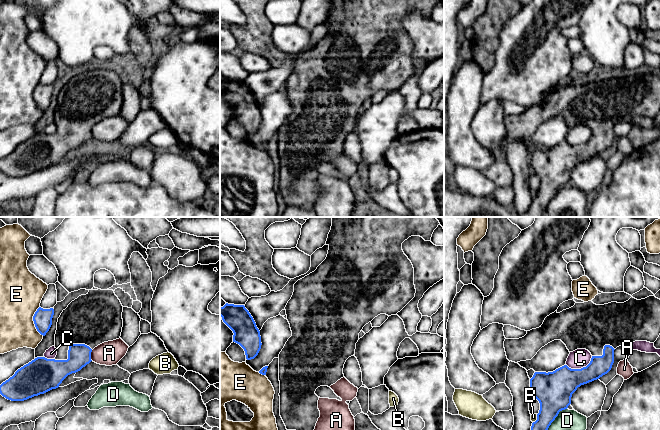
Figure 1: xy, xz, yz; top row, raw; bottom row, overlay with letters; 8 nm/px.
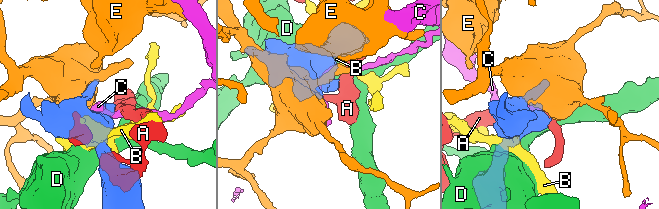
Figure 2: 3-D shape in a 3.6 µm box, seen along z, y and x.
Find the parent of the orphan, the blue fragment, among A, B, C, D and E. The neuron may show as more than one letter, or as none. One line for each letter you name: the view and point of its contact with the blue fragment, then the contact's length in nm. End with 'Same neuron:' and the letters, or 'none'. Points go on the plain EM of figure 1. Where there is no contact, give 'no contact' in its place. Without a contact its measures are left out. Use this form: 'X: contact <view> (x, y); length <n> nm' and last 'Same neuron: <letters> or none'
Same neuron: none

